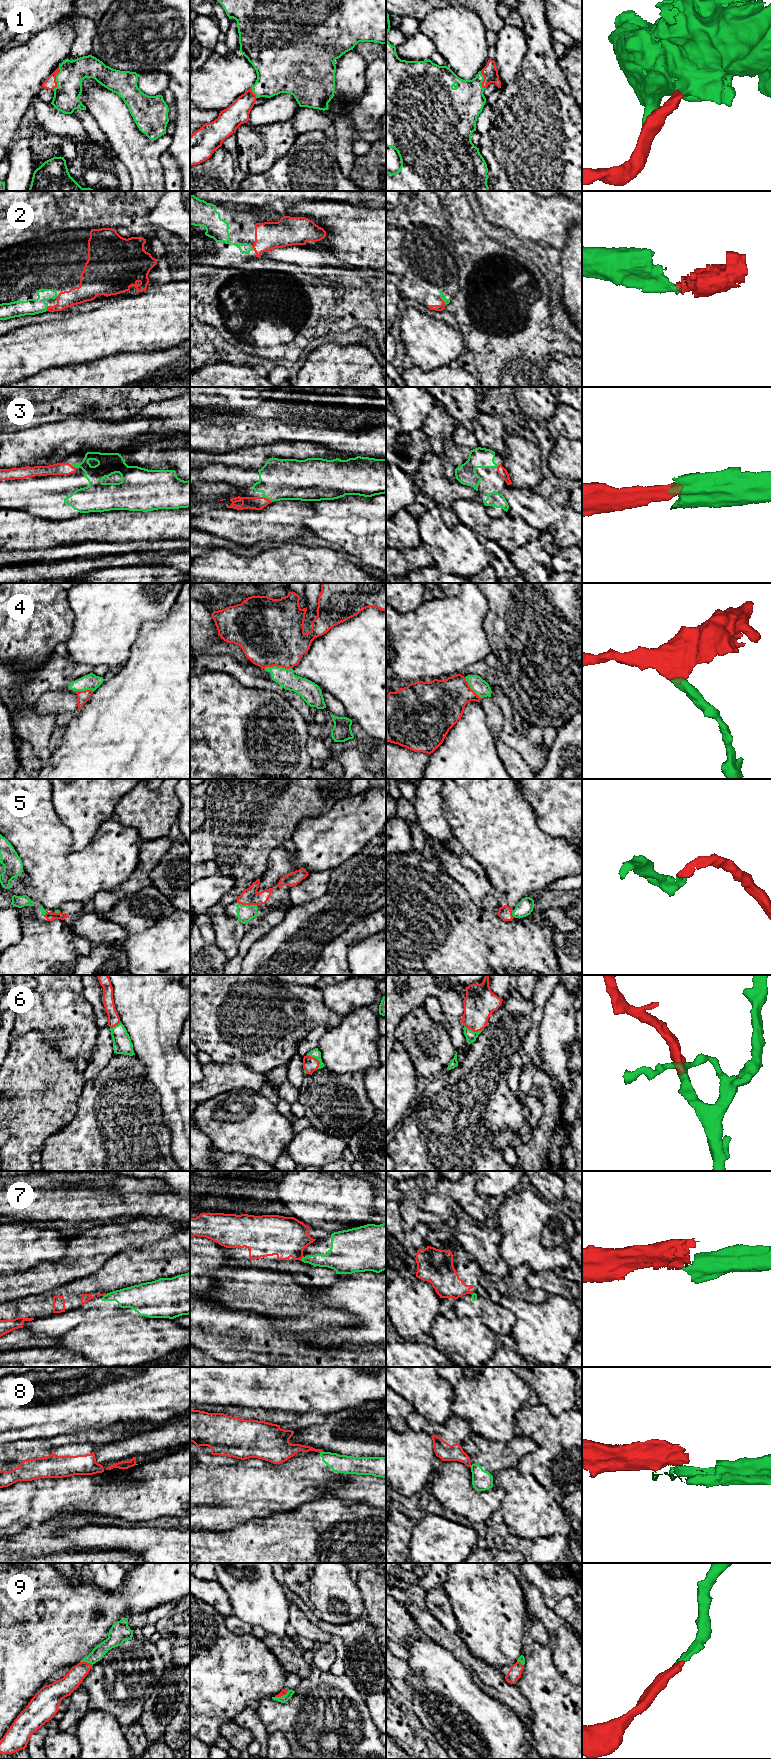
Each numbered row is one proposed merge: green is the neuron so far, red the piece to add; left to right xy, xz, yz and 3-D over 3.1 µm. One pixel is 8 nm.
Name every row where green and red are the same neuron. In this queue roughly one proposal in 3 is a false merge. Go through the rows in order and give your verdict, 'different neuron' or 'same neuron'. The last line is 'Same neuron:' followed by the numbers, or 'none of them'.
1: same neuron
2: same neuron
3: same neuron
4: same neuron
5: same neuron
6: same neuron
7: different neuron
8: different neuron
9: same neuron
Same neuron: 1, 2, 3, 4, 5, 6, 9

